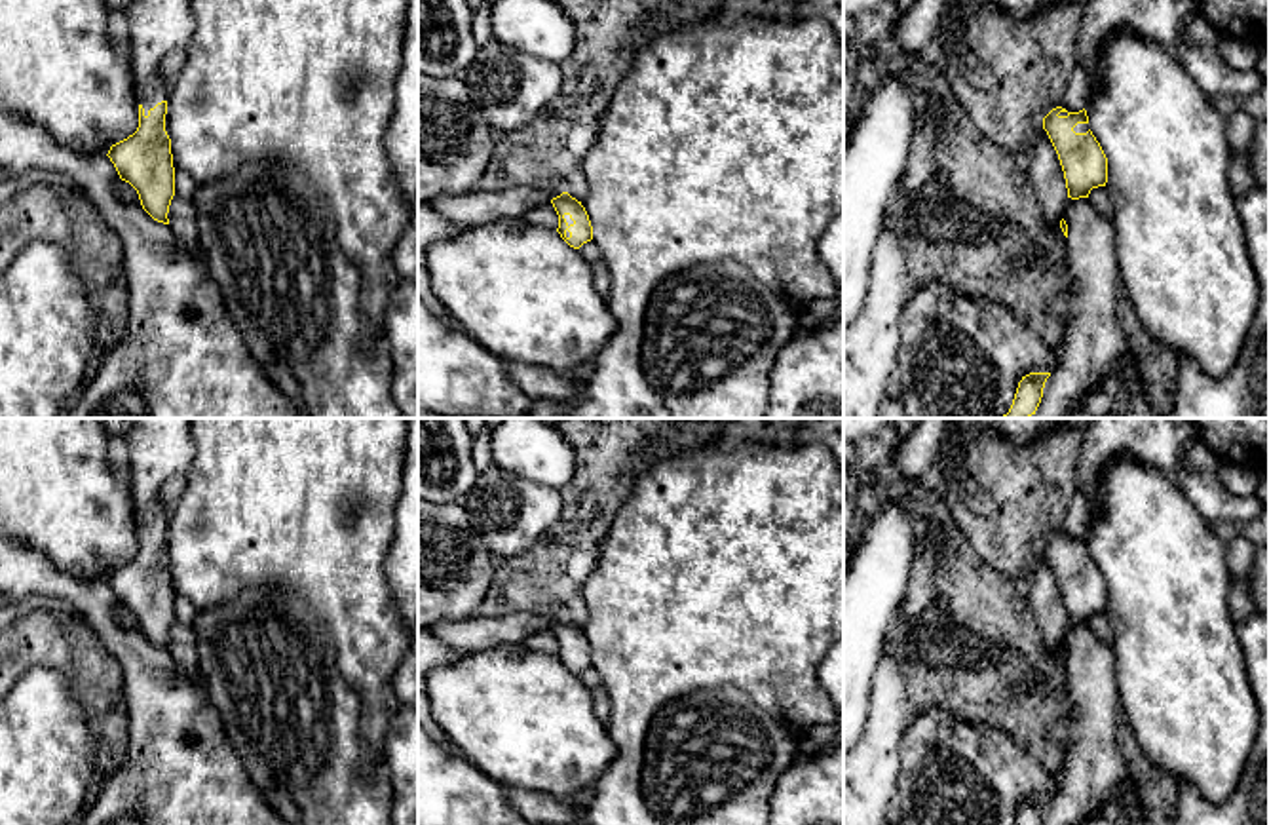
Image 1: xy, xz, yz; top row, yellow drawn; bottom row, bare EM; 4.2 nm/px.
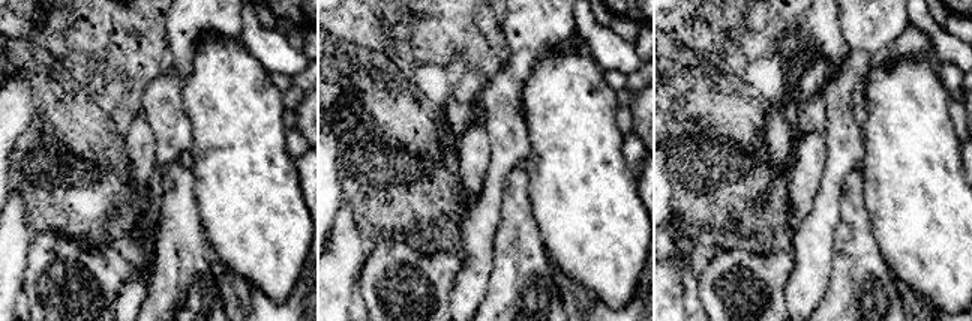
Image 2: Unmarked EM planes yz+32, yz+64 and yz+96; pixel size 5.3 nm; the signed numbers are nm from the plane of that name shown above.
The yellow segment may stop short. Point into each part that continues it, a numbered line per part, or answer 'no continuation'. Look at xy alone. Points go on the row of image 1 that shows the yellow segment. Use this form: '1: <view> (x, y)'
1: xy (156, 27)

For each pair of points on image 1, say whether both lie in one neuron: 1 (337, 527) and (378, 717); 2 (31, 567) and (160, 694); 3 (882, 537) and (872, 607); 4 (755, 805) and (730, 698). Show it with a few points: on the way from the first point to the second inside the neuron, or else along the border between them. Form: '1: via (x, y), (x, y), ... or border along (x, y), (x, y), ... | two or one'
1: via (342, 575), (369, 633), (369, 670) | one
2: via (67, 588), (75, 590), (139, 658) | one
3: via (882, 554), (872, 590) | one
4: via (730, 778), (730, 725) | one

